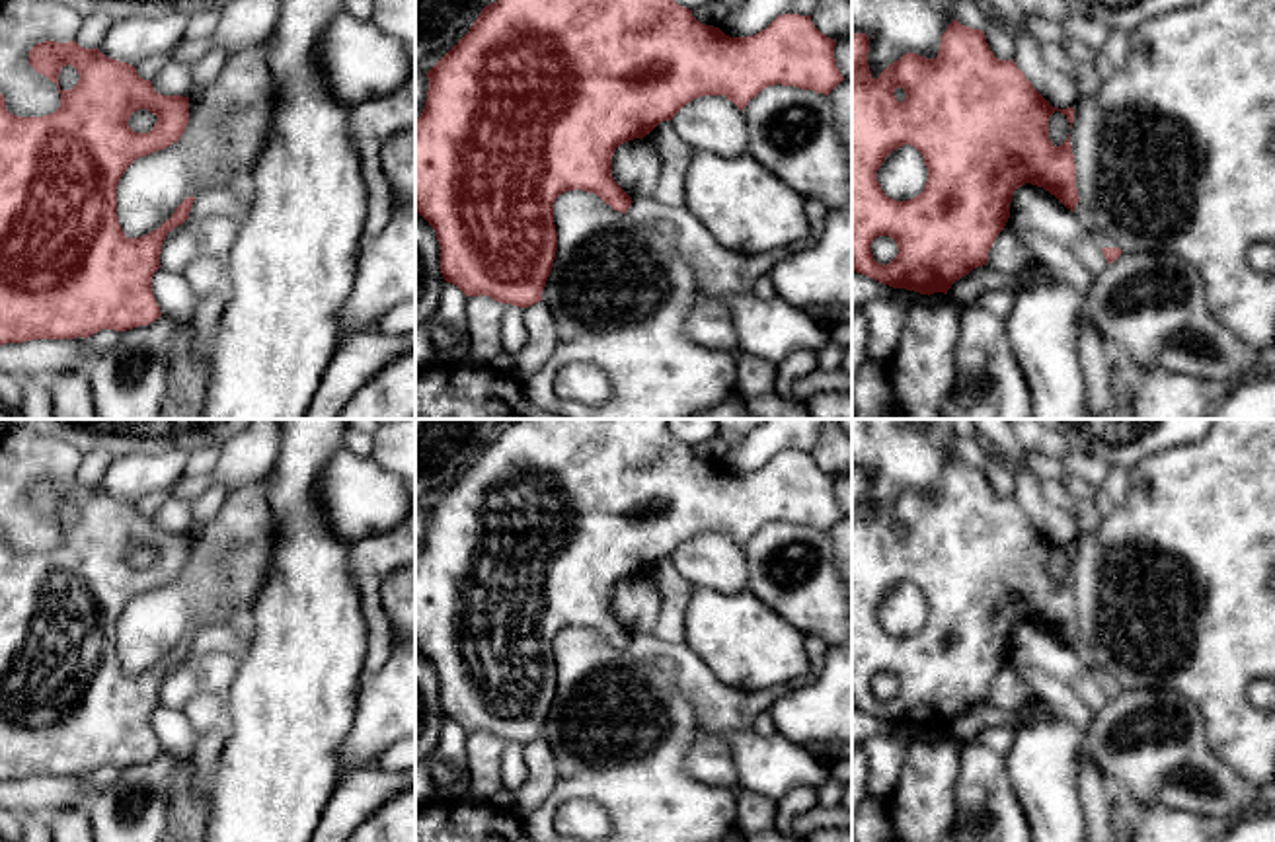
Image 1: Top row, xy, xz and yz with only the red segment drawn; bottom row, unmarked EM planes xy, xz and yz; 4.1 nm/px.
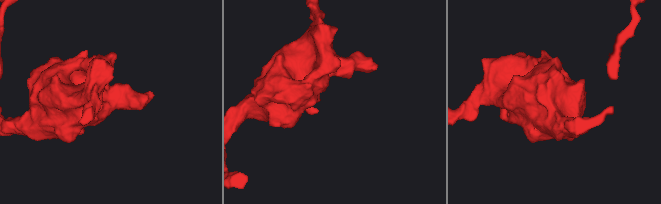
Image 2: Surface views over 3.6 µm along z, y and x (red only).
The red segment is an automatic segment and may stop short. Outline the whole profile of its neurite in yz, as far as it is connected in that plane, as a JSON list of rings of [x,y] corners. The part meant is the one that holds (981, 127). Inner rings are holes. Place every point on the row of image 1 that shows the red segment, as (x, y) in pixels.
[[[953,19],[942,35],[936,58],[907,53],[877,78],[871,76],[868,53],[869,37],[852,33],[852,271],[893,288],[928,296],[947,294],[955,281],[986,265],[988,251],[1010,218],[1010,203],[1018,187],[1025,183],[1043,187],[1074,212],[1080,197],[1070,134],[1061,146],[1049,138],[1051,115],[1061,111],[1072,129],[1074,107],[1053,107],[1012,58],[994,57],[983,29]],[[905,144],[922,154],[928,181],[914,199],[895,201],[881,189],[877,170],[893,150]],[[877,236],[889,236],[897,242],[899,253],[887,265],[873,259],[871,244]]]

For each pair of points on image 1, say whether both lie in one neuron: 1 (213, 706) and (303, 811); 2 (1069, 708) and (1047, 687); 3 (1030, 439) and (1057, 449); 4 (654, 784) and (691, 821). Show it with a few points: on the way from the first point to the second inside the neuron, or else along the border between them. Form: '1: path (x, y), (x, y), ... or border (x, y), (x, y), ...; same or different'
1: border (223, 698), (229, 710), (229, 726); different
2: path (1063, 702), (1053, 692); same
3: path (1036, 439), (1051, 443); same
4: path (663, 794), (681, 811); same

